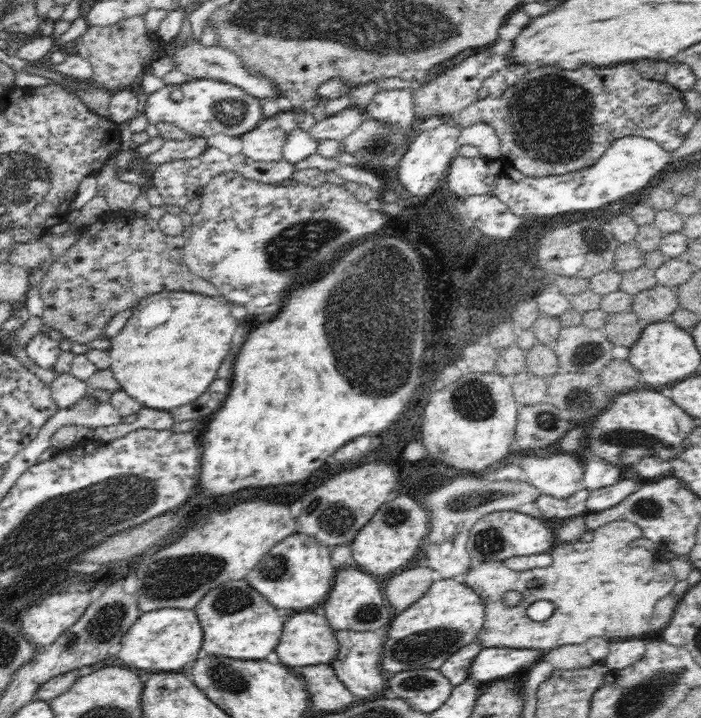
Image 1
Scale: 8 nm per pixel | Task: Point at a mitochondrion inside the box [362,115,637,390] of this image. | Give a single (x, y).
(589, 356)

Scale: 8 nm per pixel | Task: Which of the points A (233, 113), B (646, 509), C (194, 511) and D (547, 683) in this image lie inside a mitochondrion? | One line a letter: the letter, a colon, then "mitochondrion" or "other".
A: mitochondrion
B: mitochondrion
C: other
D: other

